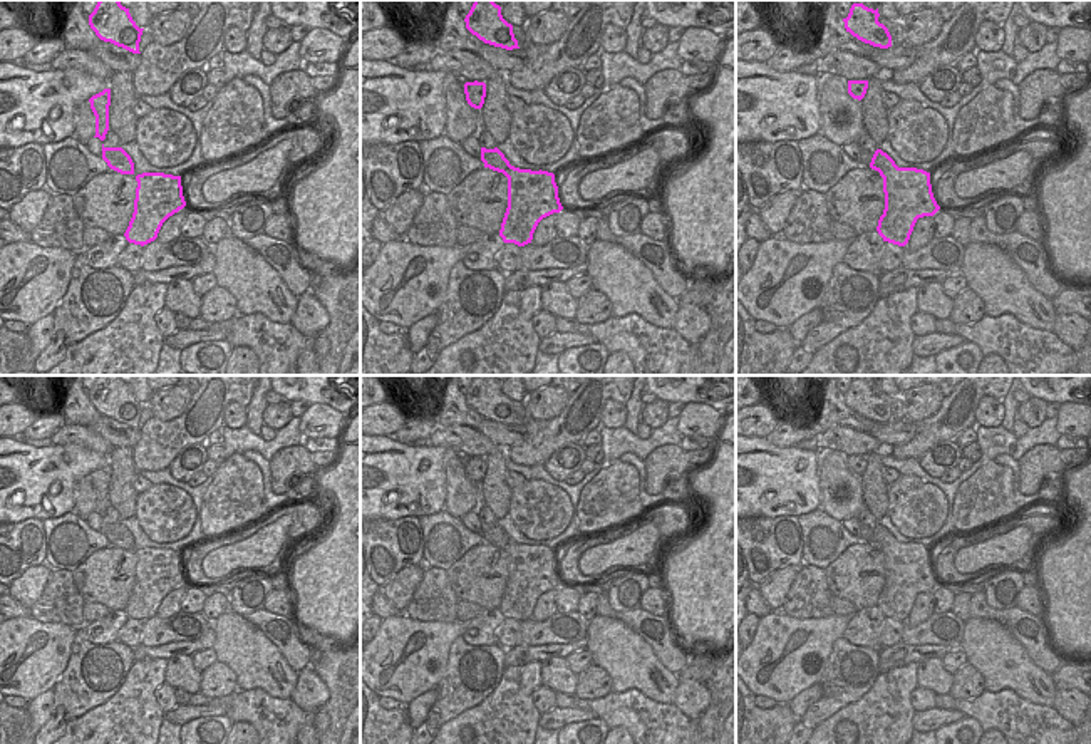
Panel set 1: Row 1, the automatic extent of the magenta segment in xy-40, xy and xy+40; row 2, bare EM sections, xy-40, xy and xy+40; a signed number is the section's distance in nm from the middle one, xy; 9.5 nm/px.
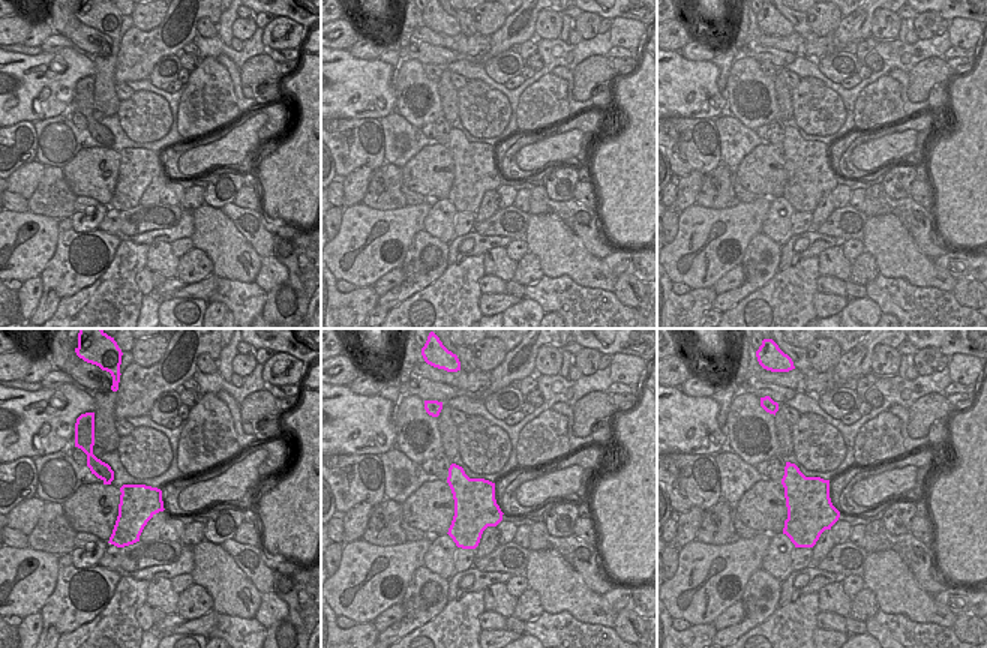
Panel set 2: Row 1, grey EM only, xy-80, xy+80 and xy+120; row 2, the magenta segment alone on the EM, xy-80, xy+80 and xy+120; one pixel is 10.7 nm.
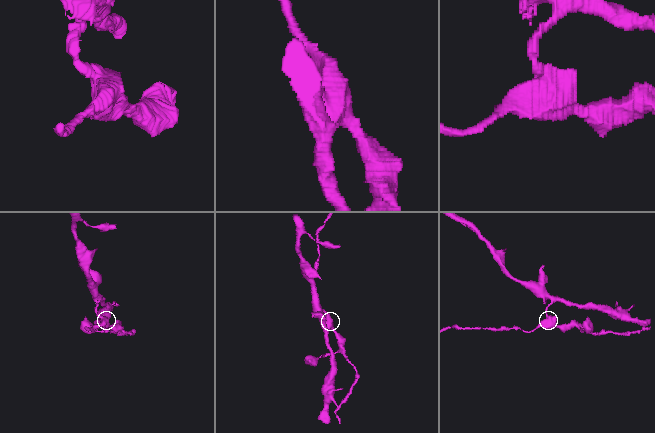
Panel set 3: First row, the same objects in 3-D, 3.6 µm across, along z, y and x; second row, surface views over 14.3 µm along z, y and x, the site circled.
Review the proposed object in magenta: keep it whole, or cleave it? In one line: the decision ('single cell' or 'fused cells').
fused cells

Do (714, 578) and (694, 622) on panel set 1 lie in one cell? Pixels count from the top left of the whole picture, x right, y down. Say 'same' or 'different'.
same

